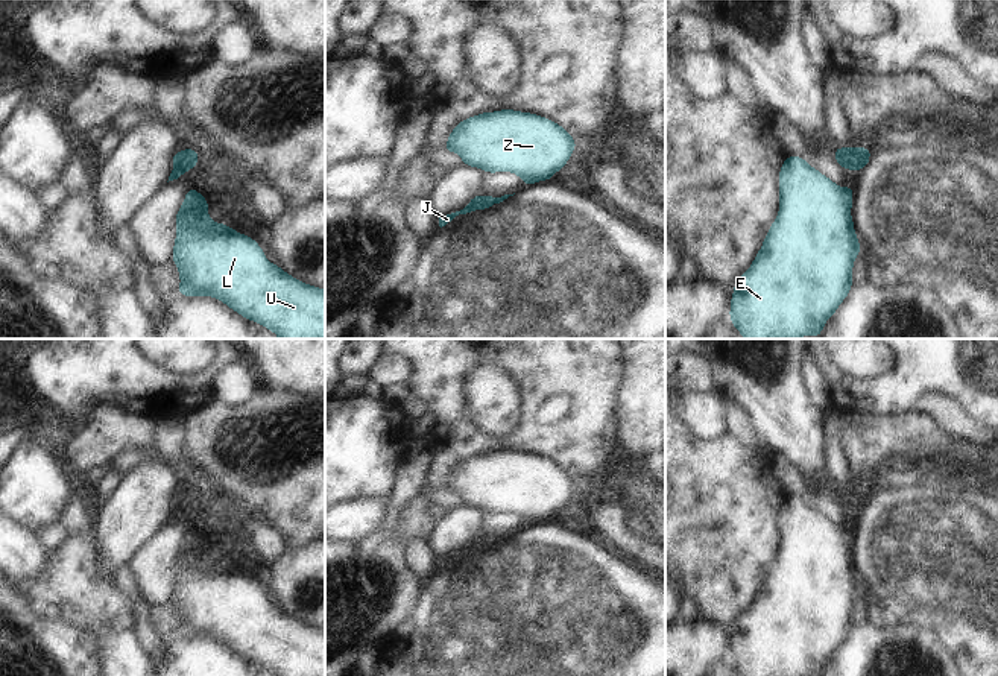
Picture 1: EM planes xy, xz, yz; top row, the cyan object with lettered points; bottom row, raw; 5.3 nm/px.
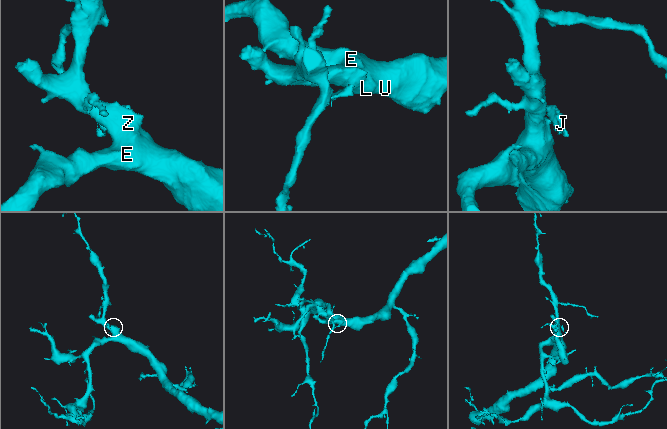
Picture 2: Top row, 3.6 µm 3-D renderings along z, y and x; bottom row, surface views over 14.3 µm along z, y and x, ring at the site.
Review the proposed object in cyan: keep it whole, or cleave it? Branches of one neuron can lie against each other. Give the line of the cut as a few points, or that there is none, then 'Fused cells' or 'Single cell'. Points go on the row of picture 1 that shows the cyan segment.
Split along xz (532, 183), (524, 184). Fused cells

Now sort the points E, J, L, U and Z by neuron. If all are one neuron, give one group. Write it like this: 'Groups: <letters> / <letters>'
Groups: E L U Z / J

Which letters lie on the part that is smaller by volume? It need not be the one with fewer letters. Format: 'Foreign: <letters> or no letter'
Foreign: J

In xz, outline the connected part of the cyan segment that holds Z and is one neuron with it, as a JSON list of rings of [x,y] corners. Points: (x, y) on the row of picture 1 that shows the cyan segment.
[[[500,109],[457,123],[444,147],[483,172],[512,172],[524,184],[548,181],[570,160],[574,137],[550,118]]]

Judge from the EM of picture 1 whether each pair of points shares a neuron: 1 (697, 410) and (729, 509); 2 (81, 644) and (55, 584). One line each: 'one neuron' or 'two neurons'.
1: two neurons
2: two neurons

